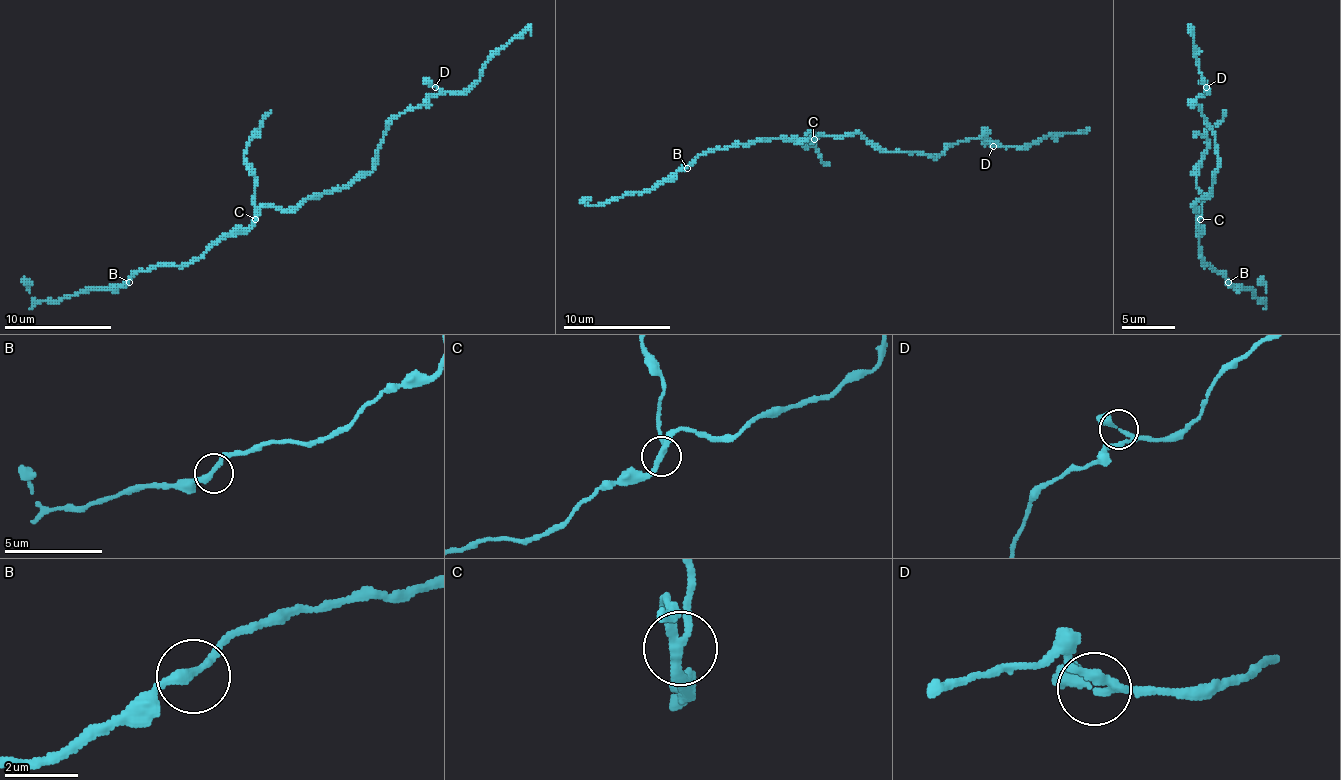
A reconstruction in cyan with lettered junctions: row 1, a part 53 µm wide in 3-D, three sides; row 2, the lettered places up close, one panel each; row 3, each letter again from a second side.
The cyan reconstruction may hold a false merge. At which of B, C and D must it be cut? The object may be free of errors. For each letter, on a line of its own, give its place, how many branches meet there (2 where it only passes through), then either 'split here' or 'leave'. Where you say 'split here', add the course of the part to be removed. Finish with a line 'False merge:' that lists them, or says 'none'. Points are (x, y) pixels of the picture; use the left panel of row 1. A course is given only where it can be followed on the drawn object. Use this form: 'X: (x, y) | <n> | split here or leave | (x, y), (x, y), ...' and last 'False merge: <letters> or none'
B: (129, 282) | 2 | leave
C: (255, 219) | 3 | split here | (255, 220), (255, 169), (244, 150), (271, 110)
D: (435, 87) | 3 | leave
False merge: C

